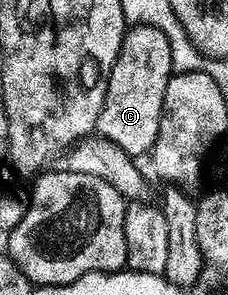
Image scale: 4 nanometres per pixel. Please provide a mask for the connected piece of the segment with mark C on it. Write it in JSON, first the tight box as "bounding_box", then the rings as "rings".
{"bounding_box":[95,24,173,158],"rings":[[[153,24],[129,27],[108,76],[104,108],[98,114],[95,131],[122,146],[133,158],[140,158],[143,152],[145,155],[158,138],[166,86],[173,74],[172,51],[166,34]]]}

